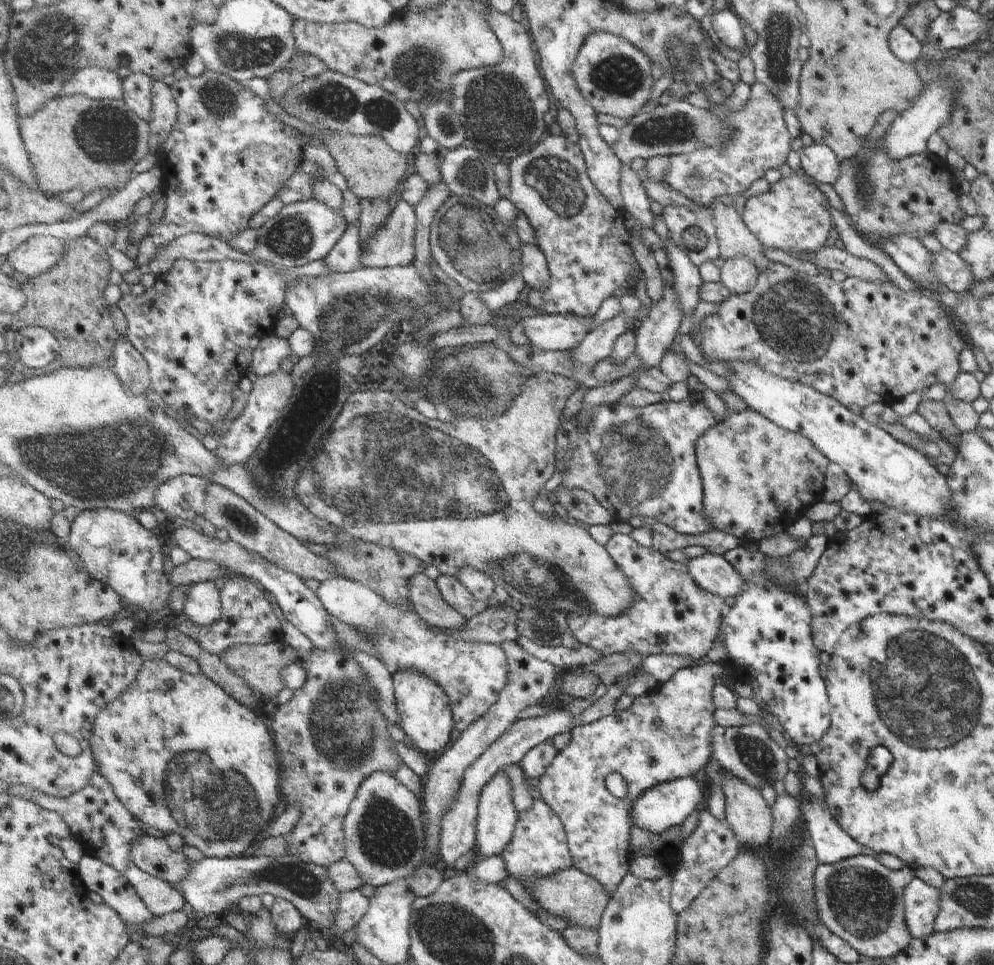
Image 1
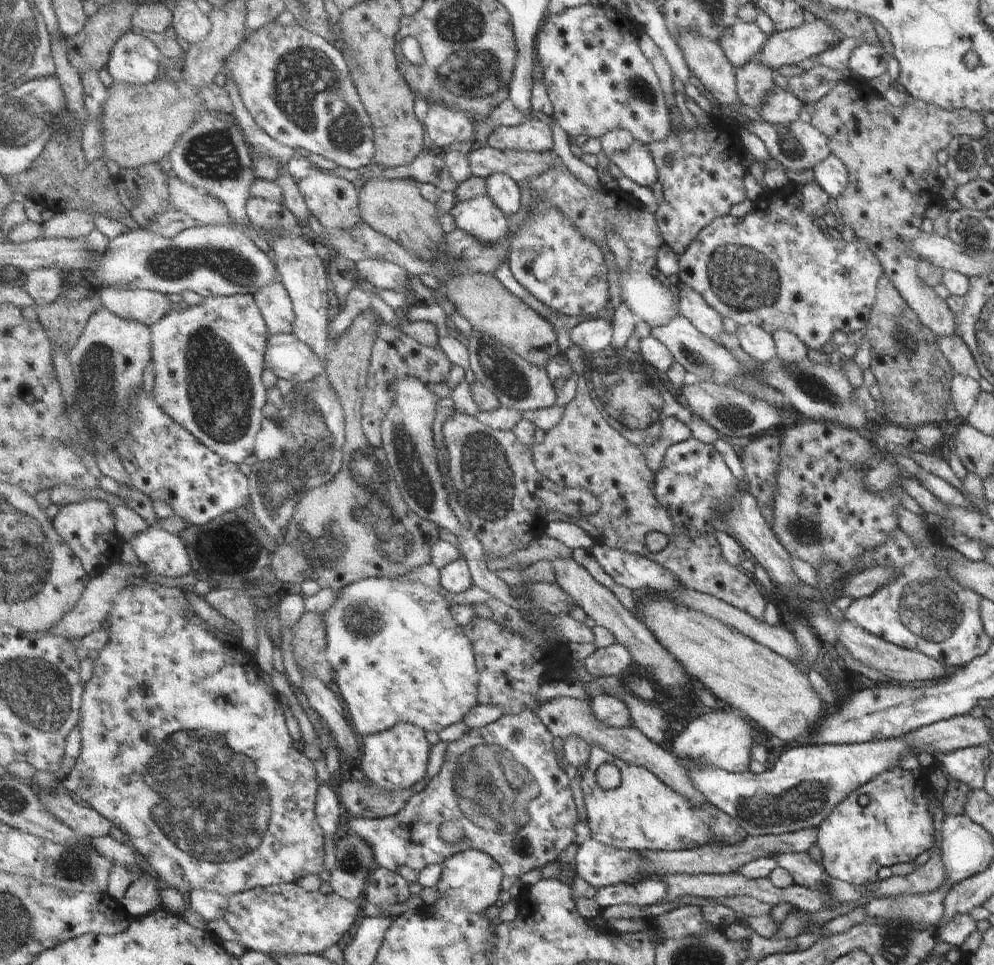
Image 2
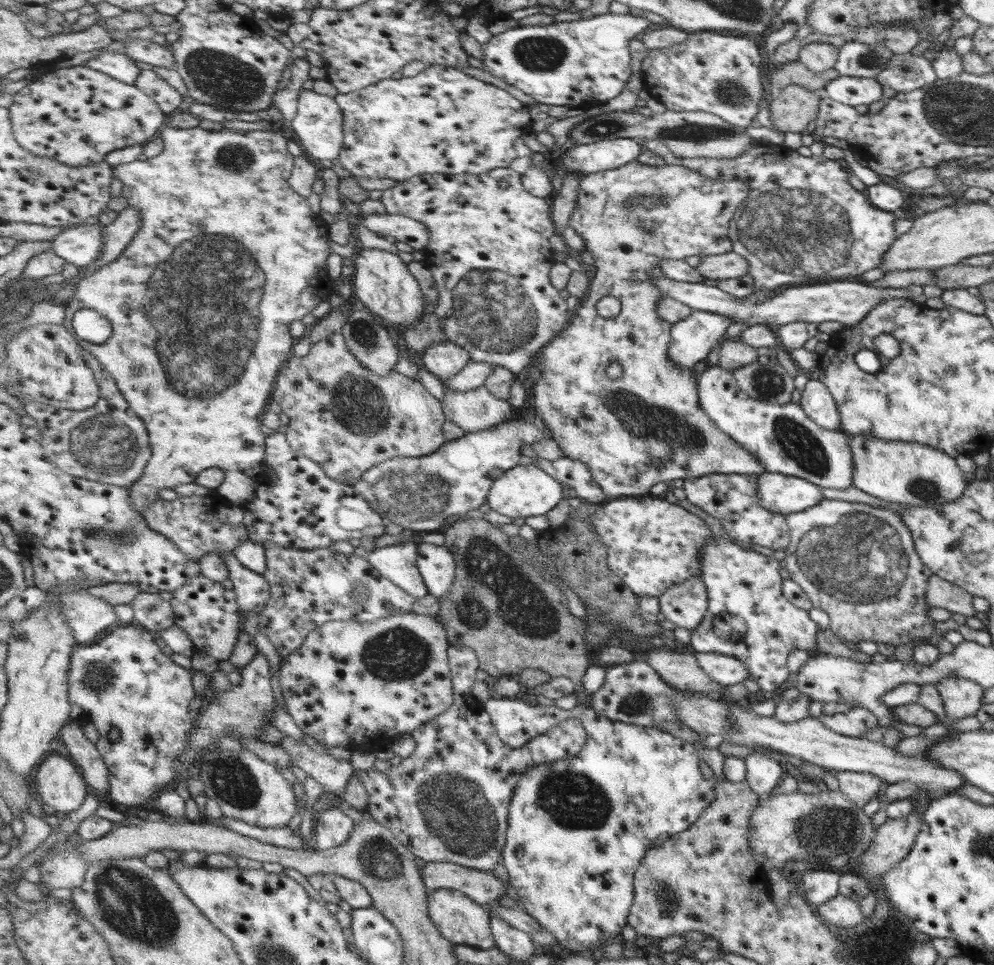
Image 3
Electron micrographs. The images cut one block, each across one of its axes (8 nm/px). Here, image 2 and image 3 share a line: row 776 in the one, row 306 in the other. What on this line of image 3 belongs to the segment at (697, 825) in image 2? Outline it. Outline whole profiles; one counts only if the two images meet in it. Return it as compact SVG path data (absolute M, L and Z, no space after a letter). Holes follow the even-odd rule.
M639 161L630 162L622 168L615 168L615 170L581 175L579 182L580 190L577 210L571 214L571 221L568 226L574 228L577 234L585 239L587 251L594 257L592 283L590 284L590 291L585 296L585 299L582 300L576 315L571 318L569 326L561 331L540 352L542 357L540 369L542 370L543 378L536 382L533 391L534 408L539 421L551 427L551 430L554 432L553 438L559 443L564 457L583 461L587 464L592 470L595 480L602 486L603 492L610 499L643 497L651 494L652 488L656 484L667 482L667 480L677 480L677 478L684 480L711 473L761 474L764 470L760 462L736 444L734 440L731 440L724 432L721 432L710 417L706 415L706 412L699 408L698 372L694 369L693 372L690 372L689 368L682 366L682 364L677 364L669 358L668 352L672 341L672 325L667 320L663 320L662 316L659 316L657 312L657 303L664 298L664 294L661 289L658 289L658 286L652 279L652 276L666 276L660 267L660 262L666 258L685 260L688 256L703 257L733 252L738 243L729 238L729 226L731 226L731 220L735 220L735 212L739 212L739 208L743 208L743 201L749 201L751 188L747 188L739 180L721 180L721 184L717 186L719 180L713 181L709 180L709 178L703 178L697 170L683 168L683 165L655 167L655 165L641 164ZM603 296L613 296L621 303L622 310L616 317L605 318L605 316L601 316L597 312L597 302ZM613 360L617 360L622 368L622 375L617 379L609 379L609 376L607 376L607 366Z

